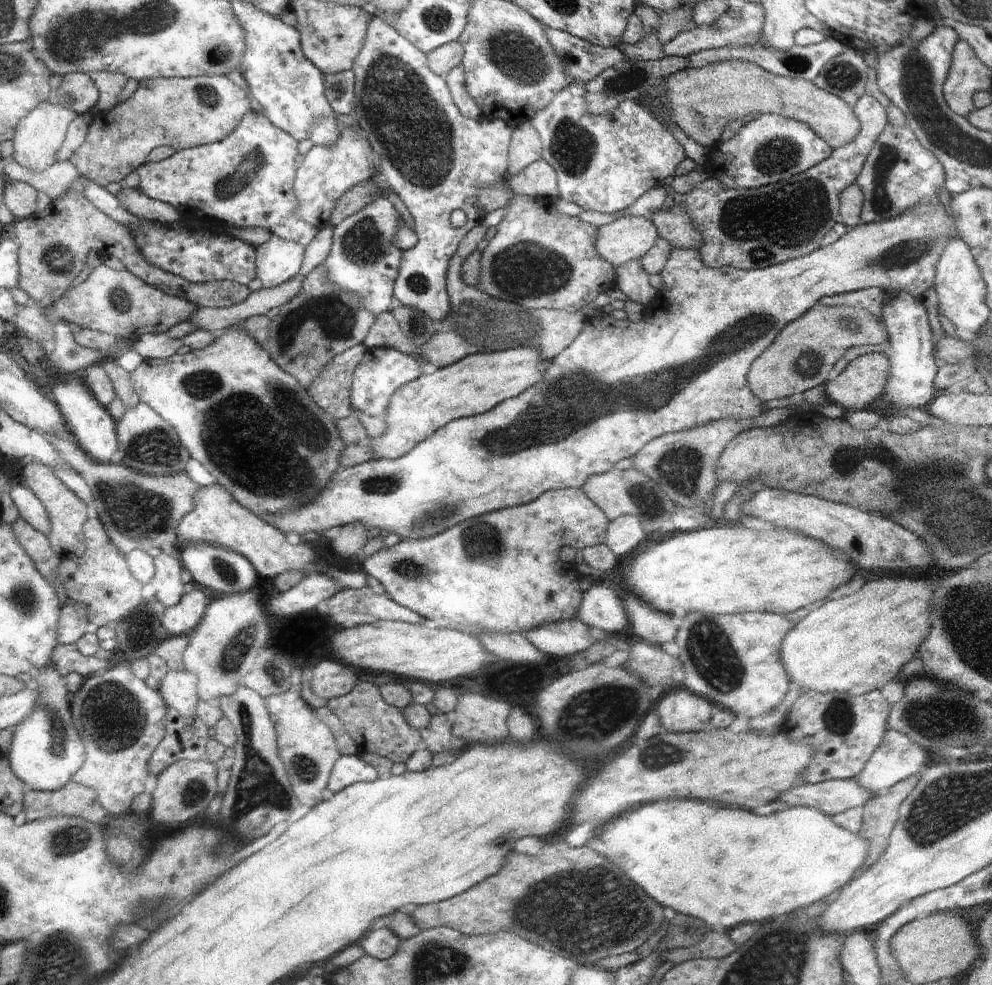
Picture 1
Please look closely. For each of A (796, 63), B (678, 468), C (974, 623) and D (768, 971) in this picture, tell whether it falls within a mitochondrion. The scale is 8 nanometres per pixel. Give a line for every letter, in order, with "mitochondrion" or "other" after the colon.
A: mitochondrion
B: mitochondrion
C: mitochondrion
D: mitochondrion

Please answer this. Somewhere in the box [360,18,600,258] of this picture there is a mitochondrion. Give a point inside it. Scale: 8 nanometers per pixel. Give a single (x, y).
(512, 54)

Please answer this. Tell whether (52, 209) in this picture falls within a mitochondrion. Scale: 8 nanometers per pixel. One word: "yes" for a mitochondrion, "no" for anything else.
no

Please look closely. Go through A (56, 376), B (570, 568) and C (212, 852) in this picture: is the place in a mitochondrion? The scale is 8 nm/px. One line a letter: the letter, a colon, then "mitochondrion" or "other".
A: other
B: other
C: mitochondrion

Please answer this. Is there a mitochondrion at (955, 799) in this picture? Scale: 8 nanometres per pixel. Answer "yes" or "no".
yes

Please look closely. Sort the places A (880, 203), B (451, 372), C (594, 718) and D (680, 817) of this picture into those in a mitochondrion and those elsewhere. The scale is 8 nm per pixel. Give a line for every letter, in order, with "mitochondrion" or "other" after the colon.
A: mitochondrion
B: other
C: mitochondrion
D: other

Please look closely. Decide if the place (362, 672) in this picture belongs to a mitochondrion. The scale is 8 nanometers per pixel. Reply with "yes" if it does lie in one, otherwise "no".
no

